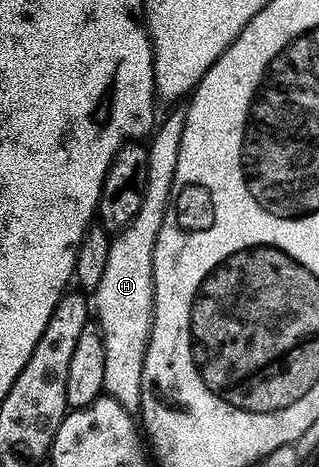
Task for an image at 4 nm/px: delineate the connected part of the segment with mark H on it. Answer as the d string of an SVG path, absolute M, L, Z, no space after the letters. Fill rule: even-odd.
M175 109L179 110L173 111L164 122L162 119L150 135L141 208L137 208L137 216L133 216L130 224L112 237L105 272L101 272L101 280L93 291L93 318L105 344L103 389L106 397L117 400L121 408L132 412L139 410L141 372L145 364L147 341L151 335L151 317L155 315L153 248L157 244L157 232L161 232L161 224L165 220L187 119L186 109Z

